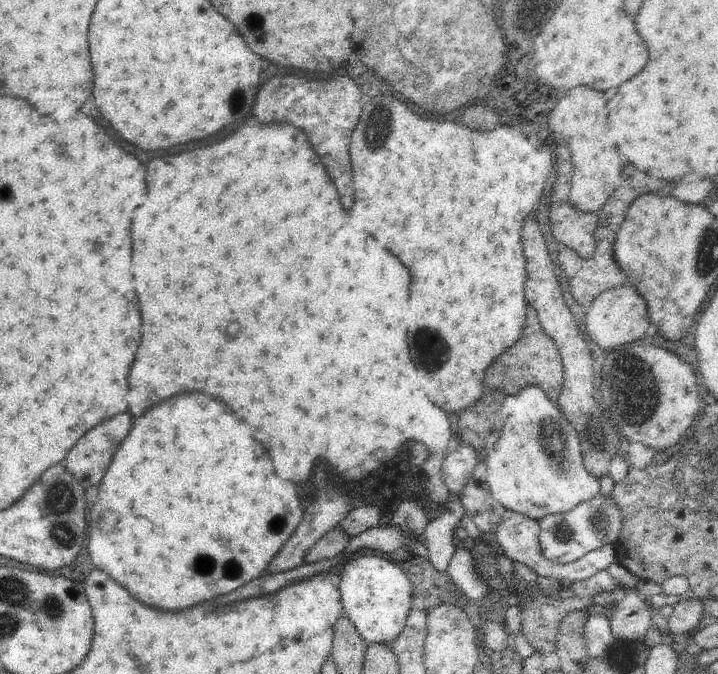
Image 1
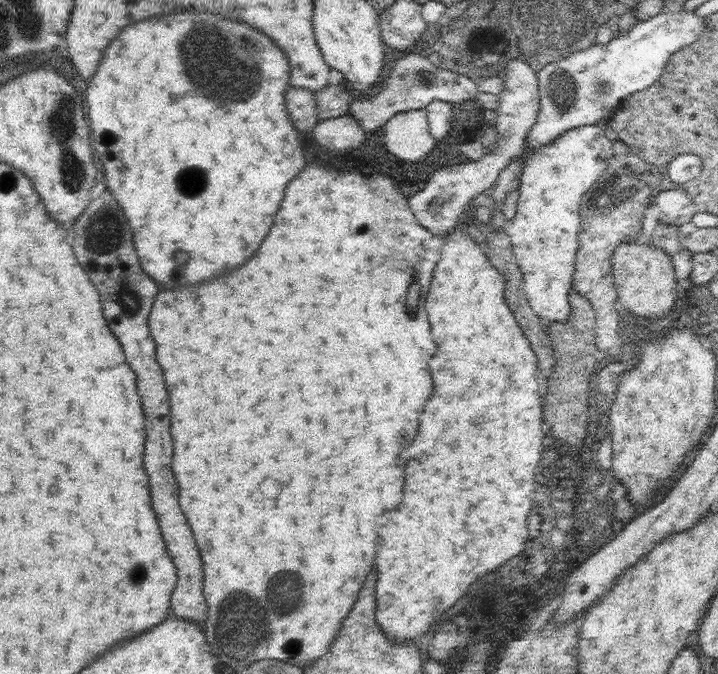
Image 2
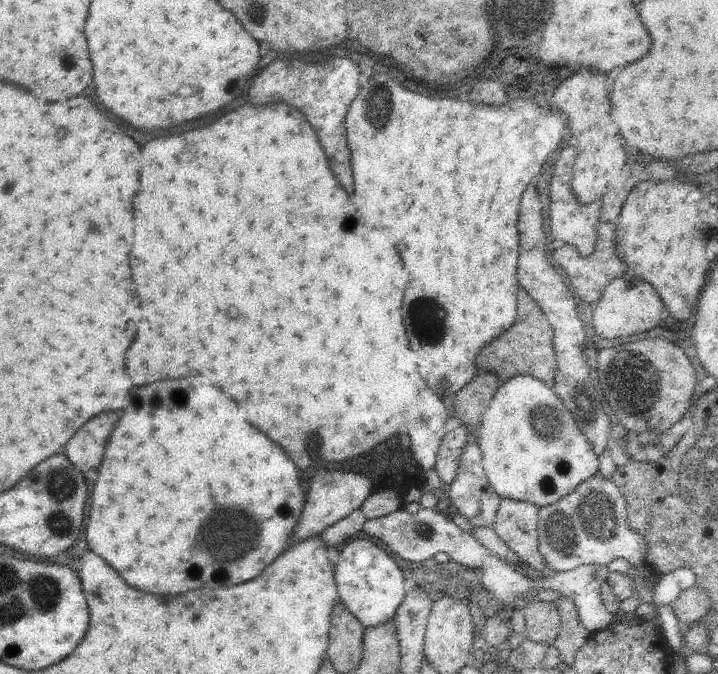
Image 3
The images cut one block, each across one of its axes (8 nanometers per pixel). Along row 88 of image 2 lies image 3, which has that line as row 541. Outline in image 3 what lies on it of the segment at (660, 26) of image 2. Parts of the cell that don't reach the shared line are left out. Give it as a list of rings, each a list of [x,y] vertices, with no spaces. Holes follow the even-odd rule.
[[[598,472],[580,483],[569,495],[539,510],[539,551],[545,558],[546,569],[559,573],[580,565],[609,565],[614,559],[623,558],[653,583],[660,580],[647,564],[650,546],[627,523],[625,496],[611,479],[604,479]]]

